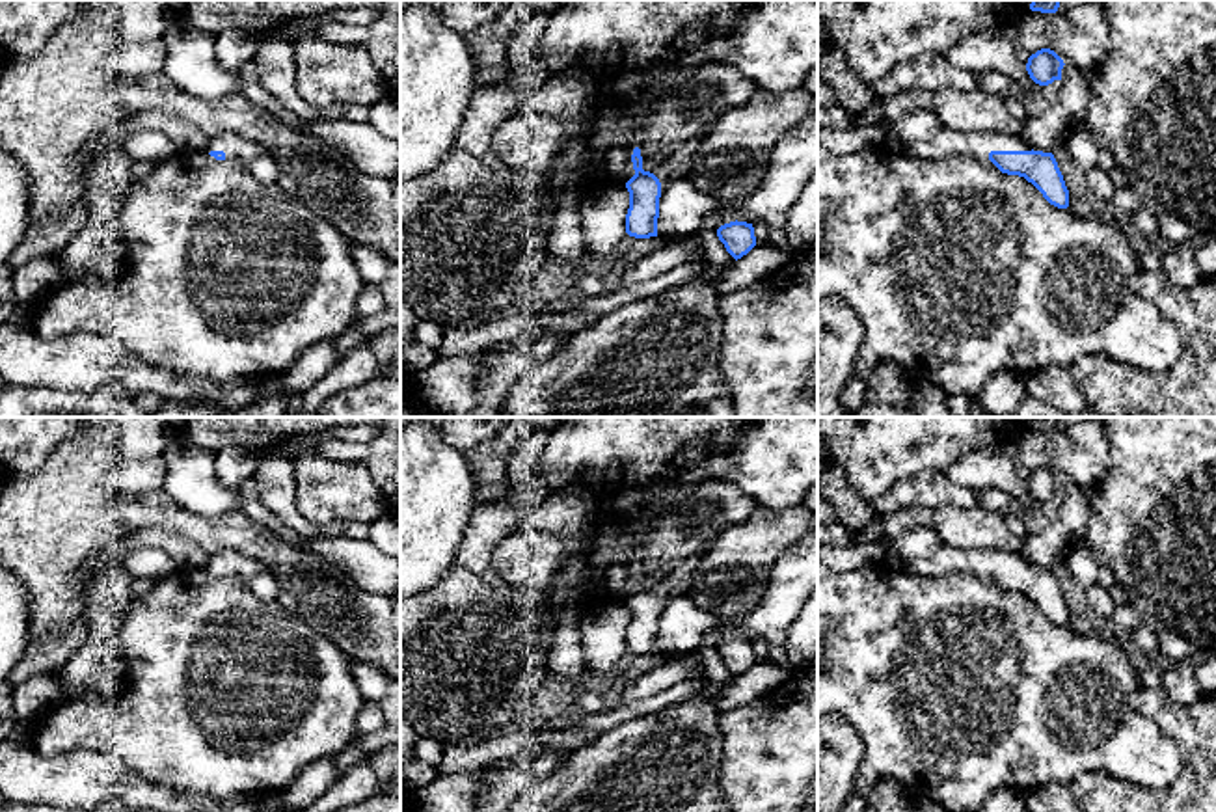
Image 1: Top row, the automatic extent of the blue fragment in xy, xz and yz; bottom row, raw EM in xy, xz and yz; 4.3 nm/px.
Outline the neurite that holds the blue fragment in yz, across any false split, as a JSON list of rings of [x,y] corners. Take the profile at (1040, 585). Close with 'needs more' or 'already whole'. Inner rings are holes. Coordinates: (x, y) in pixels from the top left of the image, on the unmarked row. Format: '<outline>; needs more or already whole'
[[[920,525],[886,540],[894,566],[914,575],[968,574],[991,577],[1002,590],[1024,594],[1043,615],[1069,624],[1069,607],[1052,570],[1034,568],[1015,549],[974,551],[946,546],[933,527]]]; needs more

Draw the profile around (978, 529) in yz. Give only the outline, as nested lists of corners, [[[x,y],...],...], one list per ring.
[[[942,505],[933,510],[933,531],[946,546],[957,549],[1011,551],[1017,542],[1011,518],[981,507]]]

